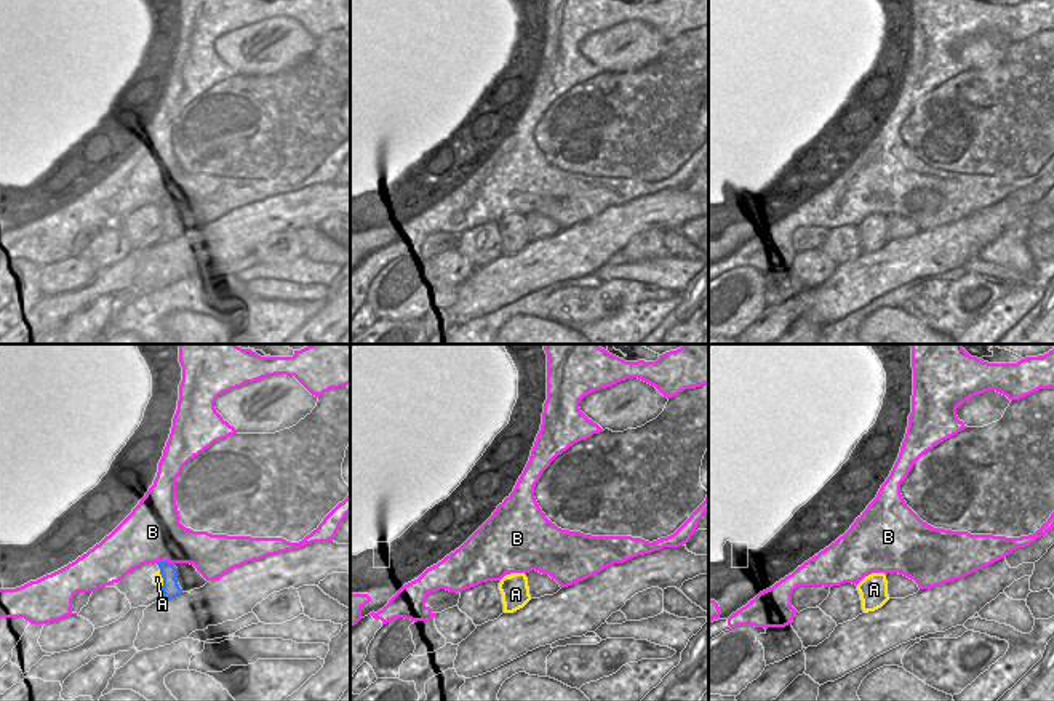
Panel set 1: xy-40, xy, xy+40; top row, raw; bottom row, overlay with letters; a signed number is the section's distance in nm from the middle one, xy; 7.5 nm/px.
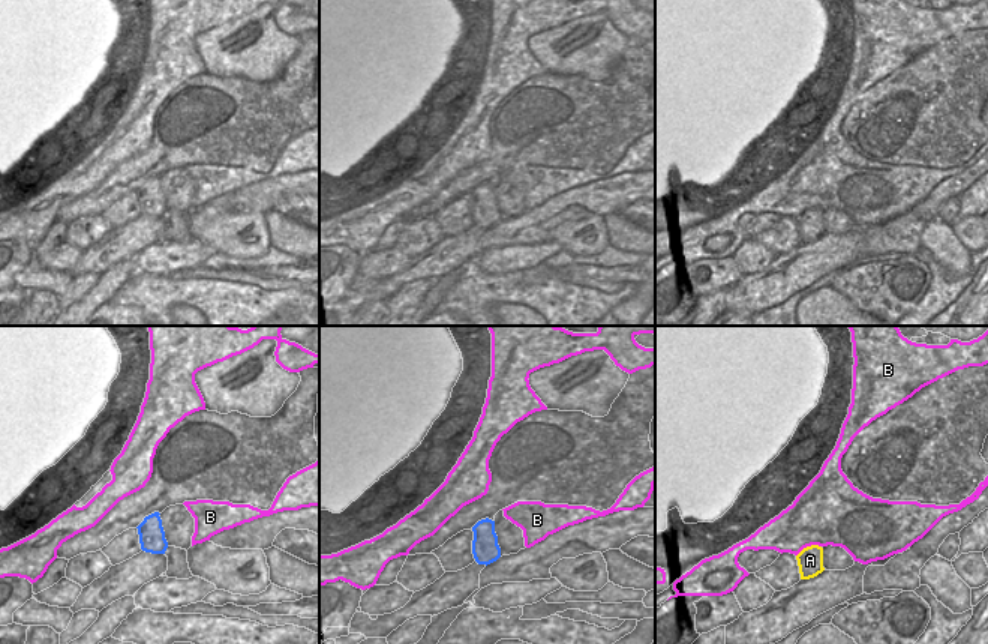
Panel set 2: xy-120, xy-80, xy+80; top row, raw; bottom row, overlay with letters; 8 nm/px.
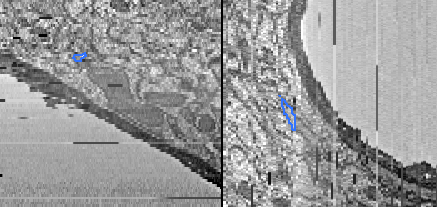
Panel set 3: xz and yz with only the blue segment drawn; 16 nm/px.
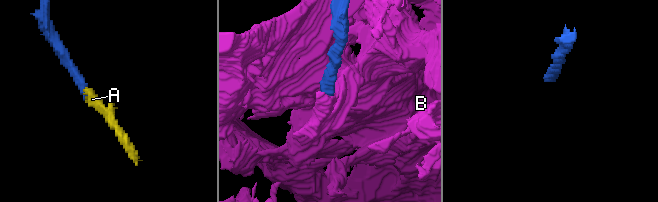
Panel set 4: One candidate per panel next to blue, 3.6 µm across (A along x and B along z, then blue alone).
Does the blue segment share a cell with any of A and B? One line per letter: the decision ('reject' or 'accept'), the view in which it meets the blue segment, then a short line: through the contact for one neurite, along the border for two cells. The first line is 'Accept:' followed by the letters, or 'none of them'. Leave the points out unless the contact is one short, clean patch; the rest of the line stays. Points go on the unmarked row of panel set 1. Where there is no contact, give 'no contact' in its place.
Accept: A
A: accept | xy-40 | xy-40 (168, 213), (163, 221), (157, 220)
B: reject | xy-40

